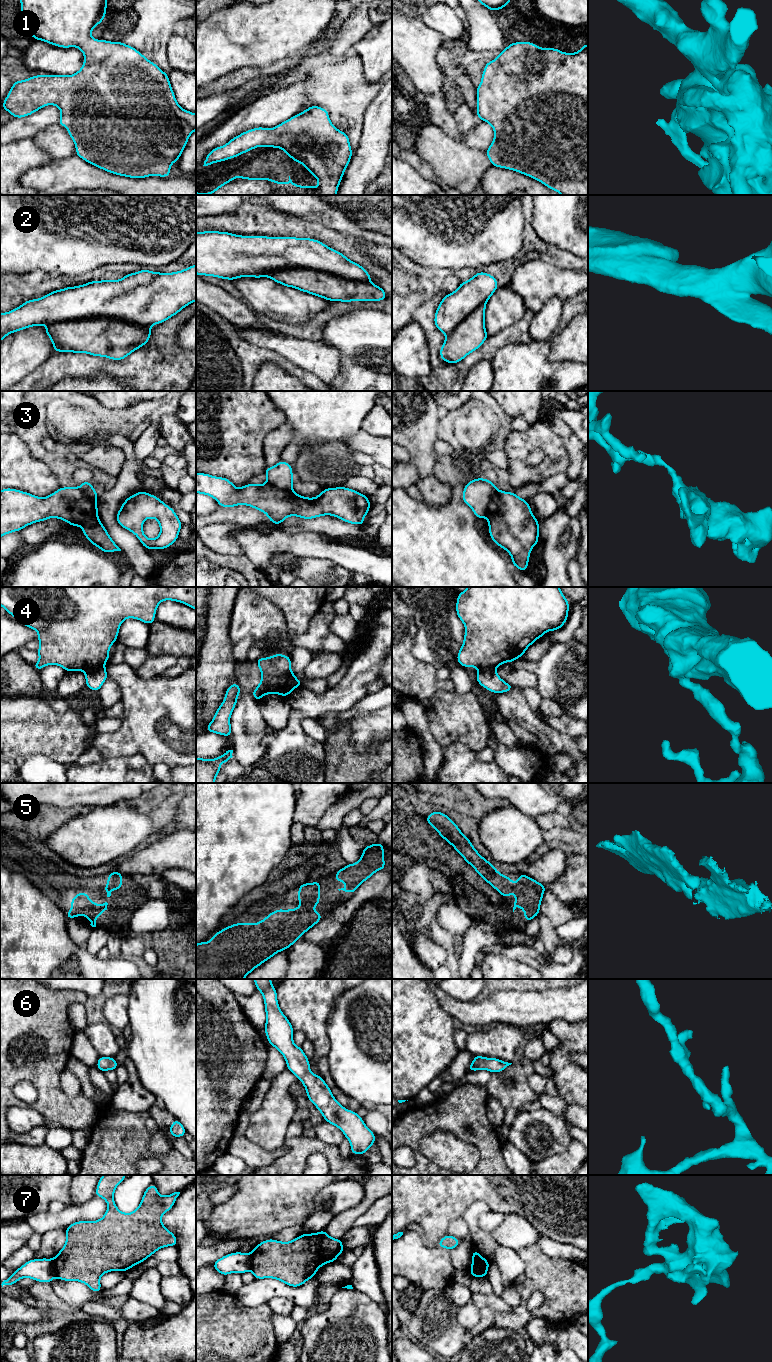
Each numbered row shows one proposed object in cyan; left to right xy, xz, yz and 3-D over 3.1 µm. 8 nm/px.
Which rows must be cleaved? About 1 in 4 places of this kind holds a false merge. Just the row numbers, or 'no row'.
2, 3, 4, 7

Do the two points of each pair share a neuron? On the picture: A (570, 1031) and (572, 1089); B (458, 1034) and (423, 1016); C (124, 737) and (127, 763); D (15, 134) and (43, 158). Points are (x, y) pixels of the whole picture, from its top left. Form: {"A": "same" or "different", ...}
{"A": "same", "B": "different", "C": "different", "D": "different"}

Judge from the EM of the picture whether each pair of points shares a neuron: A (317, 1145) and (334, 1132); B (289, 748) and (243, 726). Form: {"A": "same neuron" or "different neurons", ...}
{"A": "different neurons", "B": "different neurons"}

